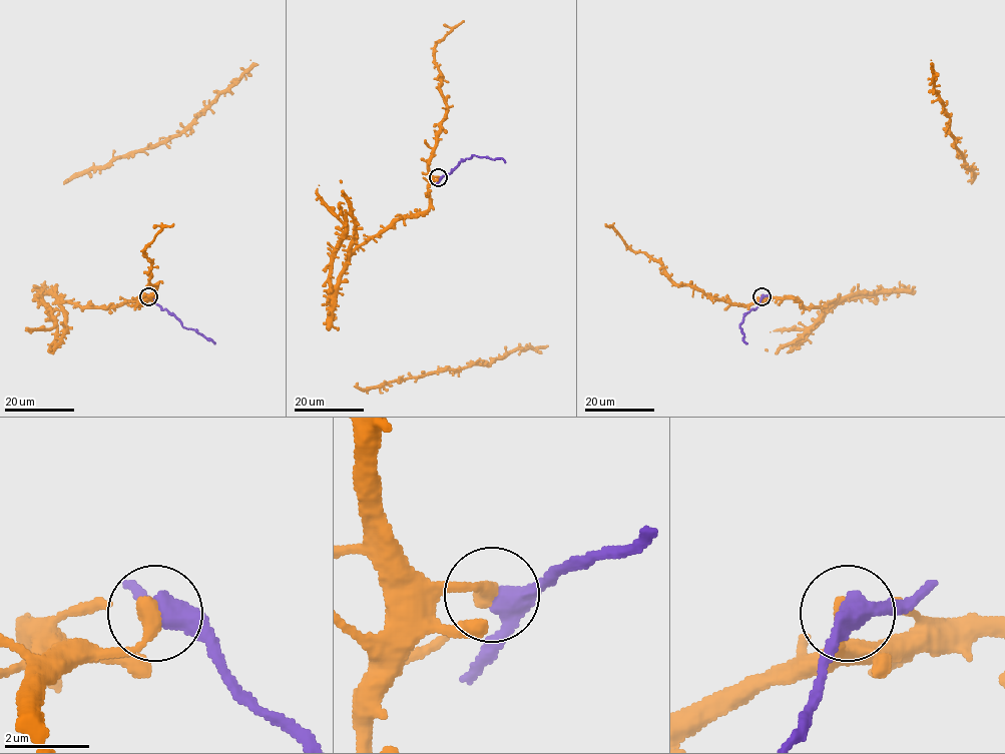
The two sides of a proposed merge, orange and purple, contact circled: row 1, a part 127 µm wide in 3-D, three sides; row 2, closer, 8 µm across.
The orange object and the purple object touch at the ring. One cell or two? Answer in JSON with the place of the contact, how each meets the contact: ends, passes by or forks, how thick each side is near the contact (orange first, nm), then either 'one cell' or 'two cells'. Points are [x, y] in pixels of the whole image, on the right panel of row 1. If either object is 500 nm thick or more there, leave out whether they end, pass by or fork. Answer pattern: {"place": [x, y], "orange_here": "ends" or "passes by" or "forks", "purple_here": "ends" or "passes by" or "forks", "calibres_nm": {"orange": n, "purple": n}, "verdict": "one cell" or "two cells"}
{"place": [762, 296], "orange_here": "ends", "purple_here": "passes by", "calibres_nm": {"orange": 440, "purple": 420}, "verdict": "two cells"}

